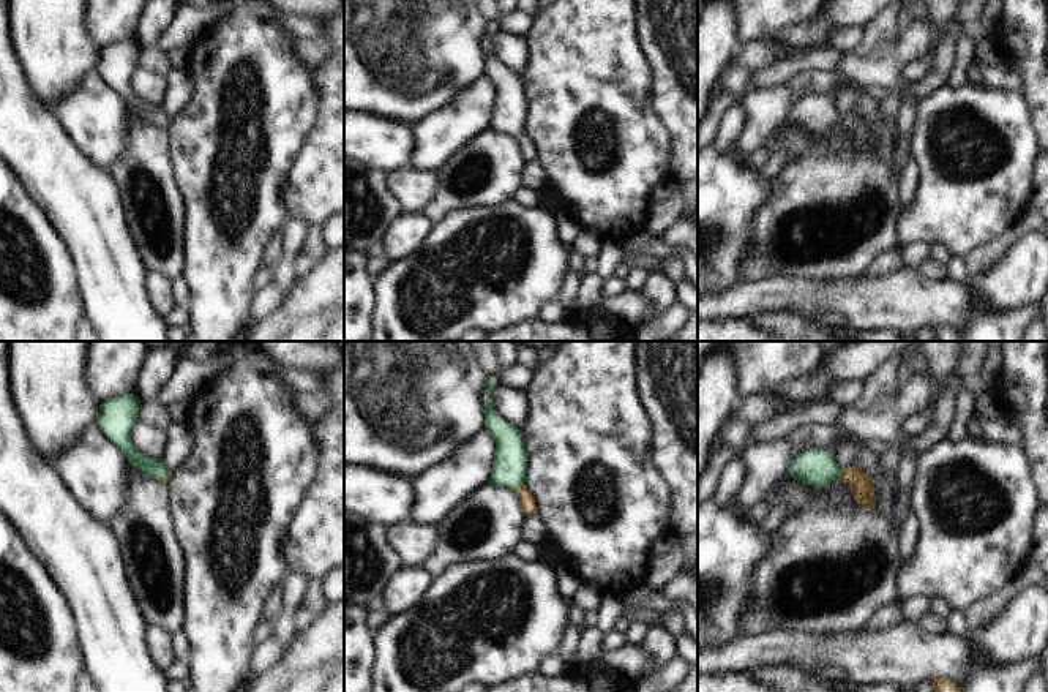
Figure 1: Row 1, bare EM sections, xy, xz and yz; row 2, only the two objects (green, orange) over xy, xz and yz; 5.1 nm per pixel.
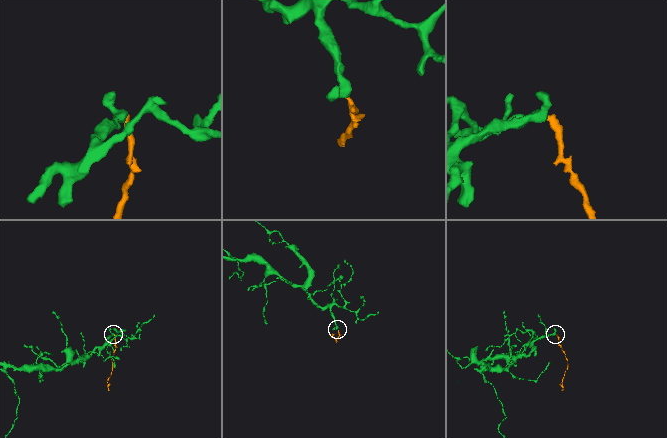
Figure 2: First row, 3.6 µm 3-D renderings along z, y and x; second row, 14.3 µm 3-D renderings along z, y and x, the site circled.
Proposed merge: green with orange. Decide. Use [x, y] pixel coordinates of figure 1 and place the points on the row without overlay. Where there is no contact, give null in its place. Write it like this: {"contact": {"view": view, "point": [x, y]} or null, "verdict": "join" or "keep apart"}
{"contact": {"view": "xz", "point": [518, 133]}, "verdict": "join"}

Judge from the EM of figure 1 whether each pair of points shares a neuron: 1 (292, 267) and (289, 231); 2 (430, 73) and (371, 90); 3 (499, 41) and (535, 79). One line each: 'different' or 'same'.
1: same
2: same
3: different

